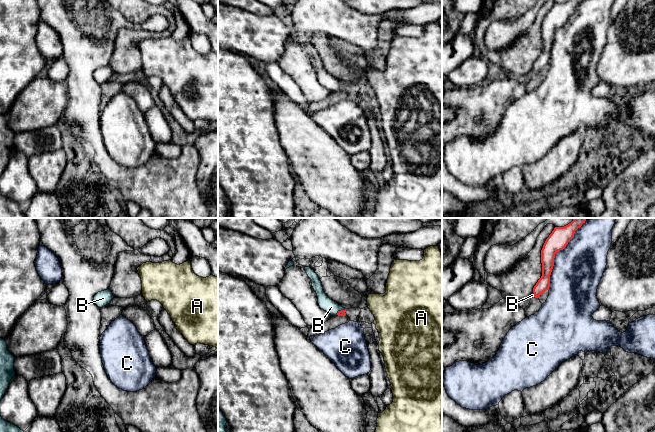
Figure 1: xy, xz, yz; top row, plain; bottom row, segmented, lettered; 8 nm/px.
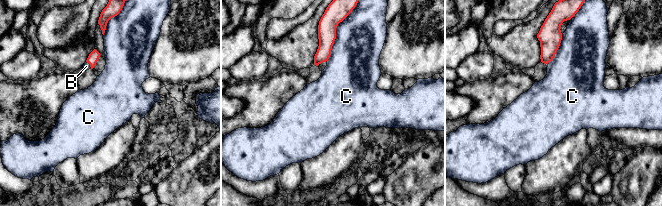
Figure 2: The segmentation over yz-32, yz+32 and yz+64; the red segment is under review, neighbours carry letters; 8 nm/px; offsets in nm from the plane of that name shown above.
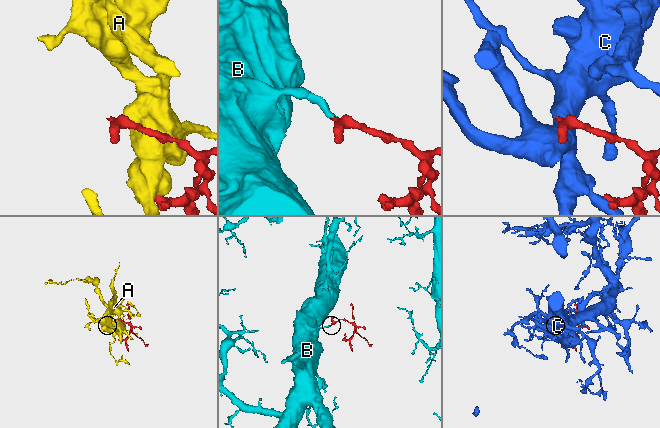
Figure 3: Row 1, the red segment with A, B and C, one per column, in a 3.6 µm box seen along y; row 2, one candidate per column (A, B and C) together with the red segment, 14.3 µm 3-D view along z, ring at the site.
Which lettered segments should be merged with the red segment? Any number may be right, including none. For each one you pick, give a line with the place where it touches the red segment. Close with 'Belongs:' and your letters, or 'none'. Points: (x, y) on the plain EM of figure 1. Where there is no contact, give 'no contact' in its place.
B: meets red in xz at (341, 86)
Belongs: B

